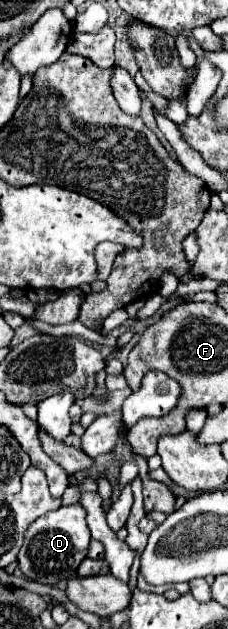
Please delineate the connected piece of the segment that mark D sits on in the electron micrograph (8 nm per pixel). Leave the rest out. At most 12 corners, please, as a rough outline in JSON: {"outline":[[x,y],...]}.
{"outline":[[79,503],[27,527],[19,569],[57,585],[77,575],[91,533]]}

